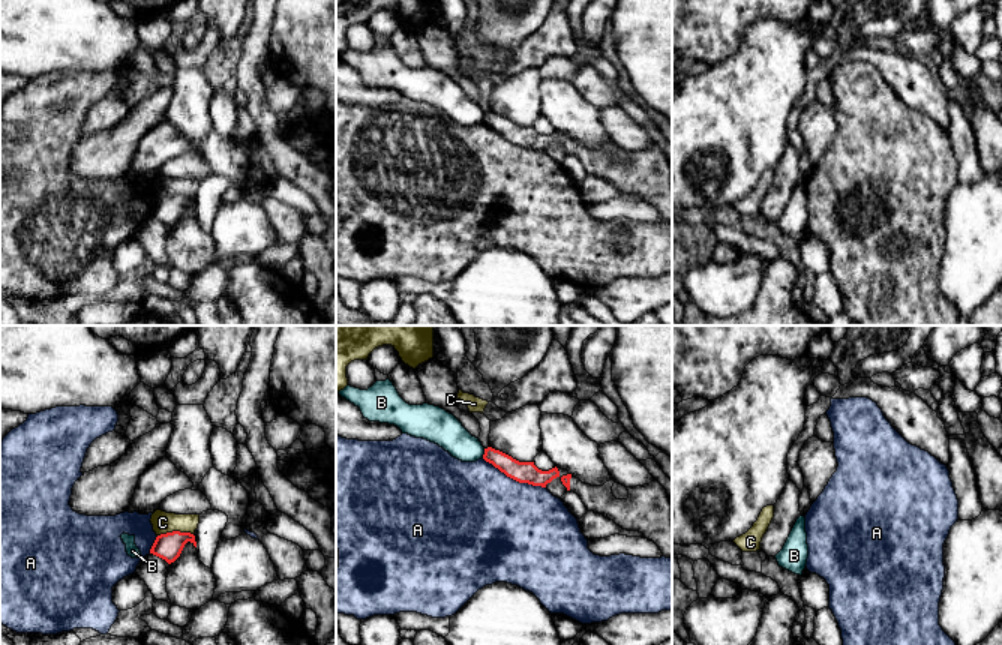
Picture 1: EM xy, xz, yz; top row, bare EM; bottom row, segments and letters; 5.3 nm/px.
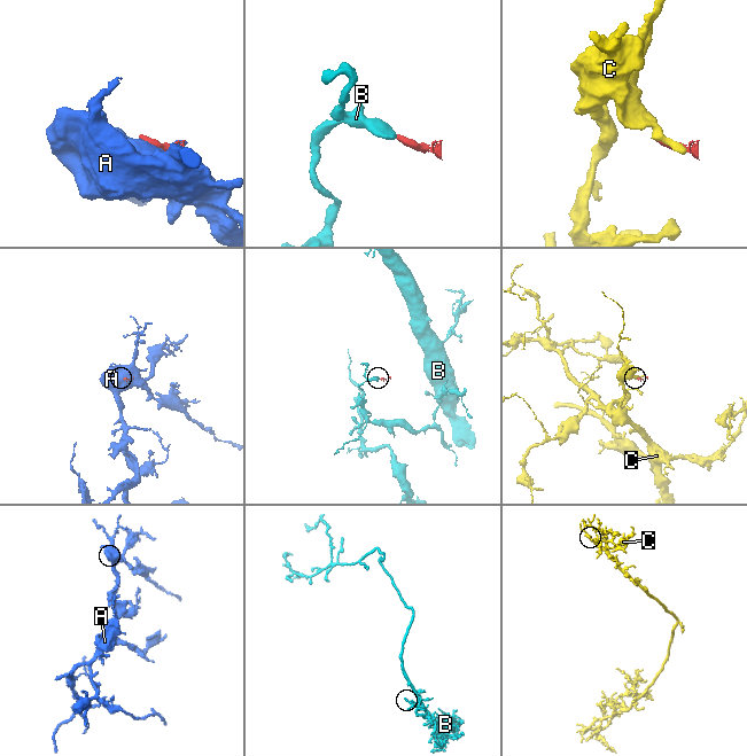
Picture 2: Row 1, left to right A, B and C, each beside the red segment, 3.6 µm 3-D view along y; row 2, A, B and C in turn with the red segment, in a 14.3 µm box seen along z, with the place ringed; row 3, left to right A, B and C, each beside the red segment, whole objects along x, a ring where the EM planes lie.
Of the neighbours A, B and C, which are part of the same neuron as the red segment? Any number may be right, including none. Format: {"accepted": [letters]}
{"accepted": []}

